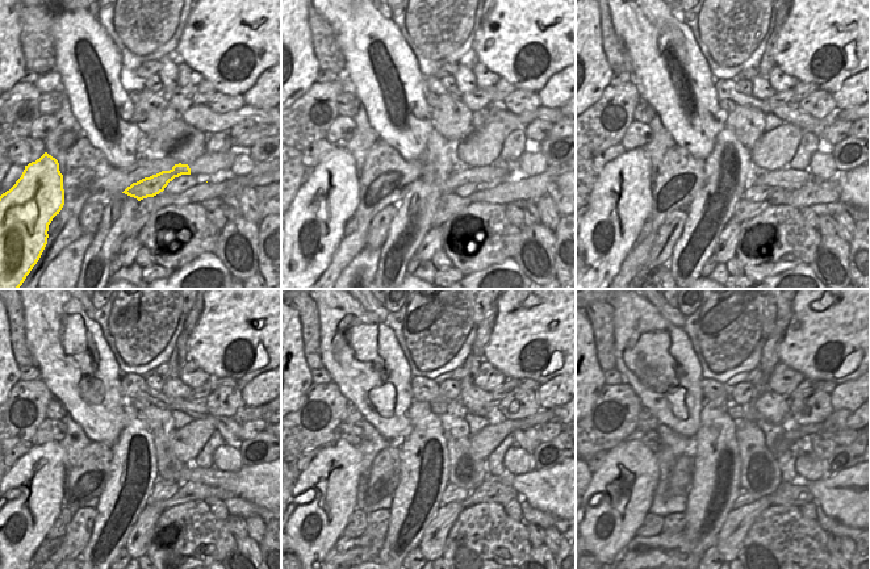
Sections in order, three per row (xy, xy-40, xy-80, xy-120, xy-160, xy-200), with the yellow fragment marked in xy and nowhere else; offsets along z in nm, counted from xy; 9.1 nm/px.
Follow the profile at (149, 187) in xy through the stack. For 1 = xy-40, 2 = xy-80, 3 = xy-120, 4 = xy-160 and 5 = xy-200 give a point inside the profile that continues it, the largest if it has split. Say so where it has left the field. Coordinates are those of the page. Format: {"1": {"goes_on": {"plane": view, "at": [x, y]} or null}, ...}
{"1": {"goes_on": {"plane": "xy-40", "at": [490, 176]}}, "2": {"goes_on": {"plane": "xy-80", "at": [787, 179]}}, "3": {"goes_on": {"plane": "xy-120", "at": [254, 484]}}, "4": {"goes_on": {"plane": "xy-160", "at": [548, 490]}}, "5": {"goes_on": {"plane": "xy-200", "at": [843, 496]}}}

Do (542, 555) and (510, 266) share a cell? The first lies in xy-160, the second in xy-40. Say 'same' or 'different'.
different

